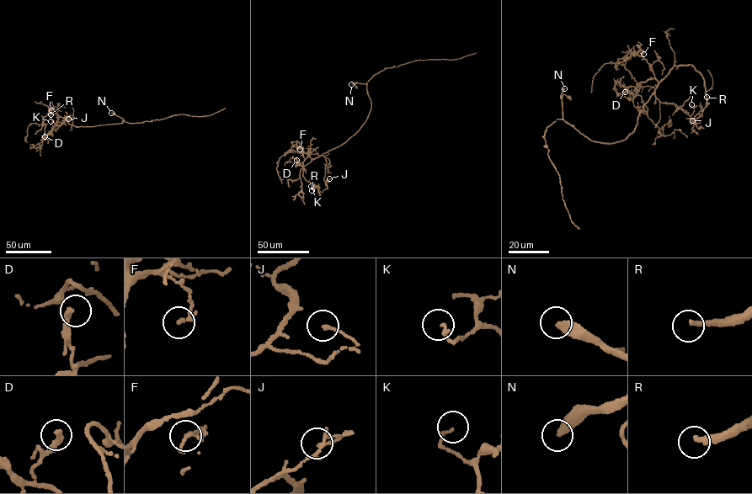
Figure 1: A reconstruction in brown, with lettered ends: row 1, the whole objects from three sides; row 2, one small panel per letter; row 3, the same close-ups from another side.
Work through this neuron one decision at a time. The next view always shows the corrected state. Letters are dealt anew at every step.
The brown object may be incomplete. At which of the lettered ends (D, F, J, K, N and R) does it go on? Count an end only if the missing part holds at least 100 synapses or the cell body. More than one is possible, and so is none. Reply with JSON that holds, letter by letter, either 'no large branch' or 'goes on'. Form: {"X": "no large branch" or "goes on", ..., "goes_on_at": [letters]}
{"D": "no large branch", "F": "no large branch", "J": "no large branch", "K": "no large branch", "N": "goes on", "R": "goes on", "goes_on_at": ["N", "R"]}

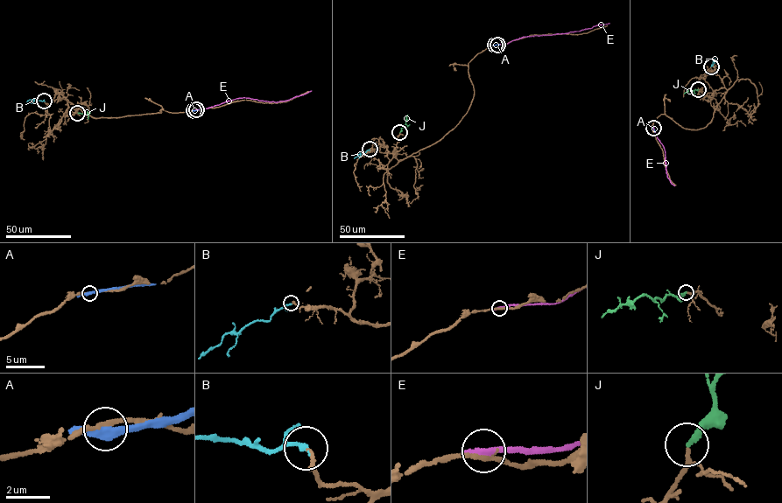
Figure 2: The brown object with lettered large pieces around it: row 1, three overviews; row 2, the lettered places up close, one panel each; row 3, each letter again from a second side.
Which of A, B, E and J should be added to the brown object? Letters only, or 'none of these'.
B, J

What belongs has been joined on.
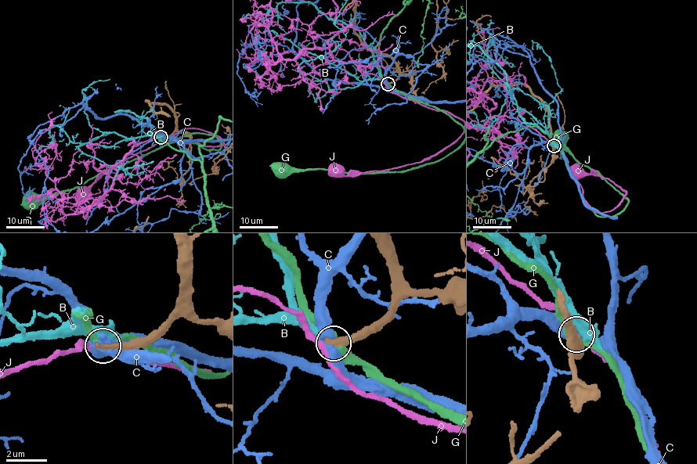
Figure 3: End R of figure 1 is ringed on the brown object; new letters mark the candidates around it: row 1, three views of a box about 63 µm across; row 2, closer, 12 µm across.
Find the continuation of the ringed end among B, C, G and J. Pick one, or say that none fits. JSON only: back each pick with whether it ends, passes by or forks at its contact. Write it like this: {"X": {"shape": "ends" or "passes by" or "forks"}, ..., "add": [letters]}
{"add": []}

